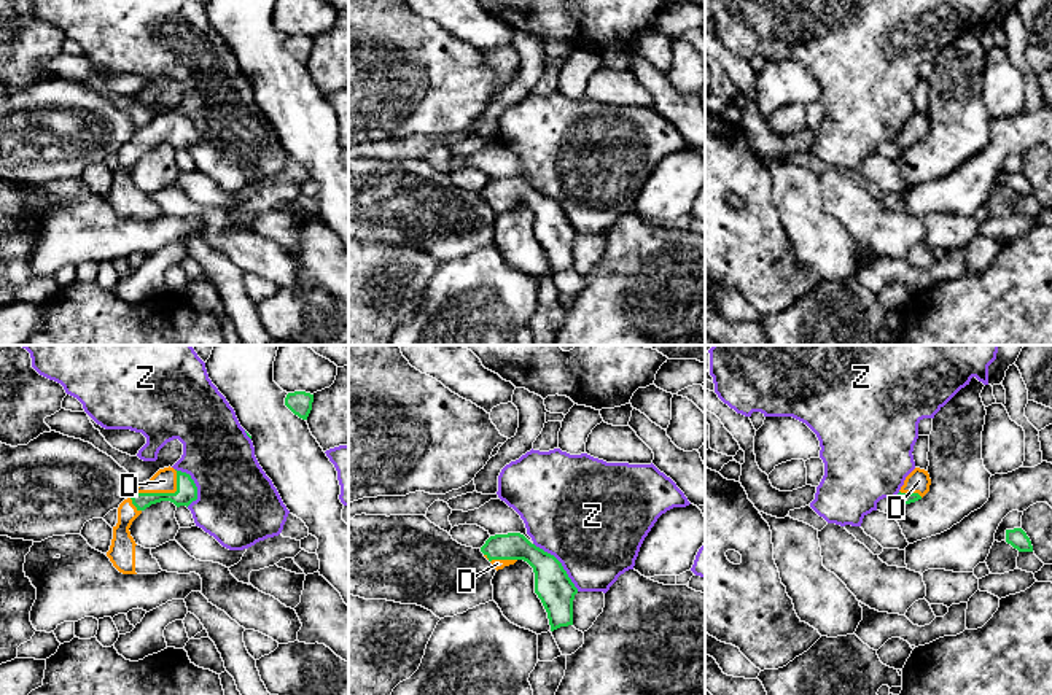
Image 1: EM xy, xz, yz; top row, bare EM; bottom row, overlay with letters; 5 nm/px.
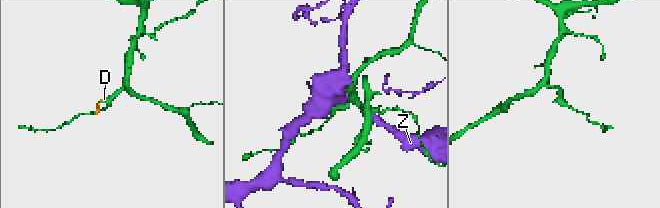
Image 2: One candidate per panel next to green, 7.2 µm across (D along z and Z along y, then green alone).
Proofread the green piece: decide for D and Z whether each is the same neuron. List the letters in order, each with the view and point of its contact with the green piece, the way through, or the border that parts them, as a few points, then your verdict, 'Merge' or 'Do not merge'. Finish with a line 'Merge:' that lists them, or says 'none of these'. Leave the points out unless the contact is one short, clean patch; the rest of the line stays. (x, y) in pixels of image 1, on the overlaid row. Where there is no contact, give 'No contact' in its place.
D: Touches green at xy (164, 493). Path across: xy (187, 492), (164, 493), (164, 481). Merge
Z: Touches green at xz (561, 563). Do not merge
Merge: D

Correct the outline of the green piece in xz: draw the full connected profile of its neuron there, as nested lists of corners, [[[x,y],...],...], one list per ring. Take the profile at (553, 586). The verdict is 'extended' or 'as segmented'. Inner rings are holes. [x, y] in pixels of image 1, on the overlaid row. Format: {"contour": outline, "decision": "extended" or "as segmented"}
{"contour": [[[520,533],[490,536],[481,552],[497,571],[517,560],[527,561],[533,568],[535,593],[547,612],[551,631],[573,625],[573,600],[578,588],[554,555],[532,544]]], "decision": "extended"}

